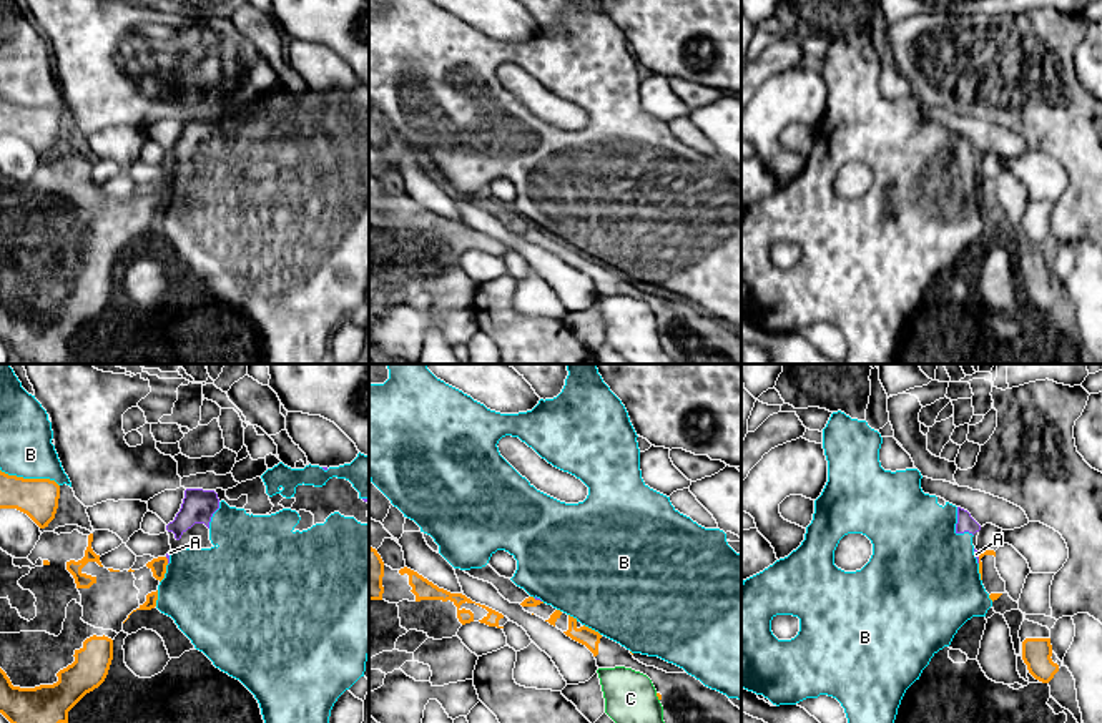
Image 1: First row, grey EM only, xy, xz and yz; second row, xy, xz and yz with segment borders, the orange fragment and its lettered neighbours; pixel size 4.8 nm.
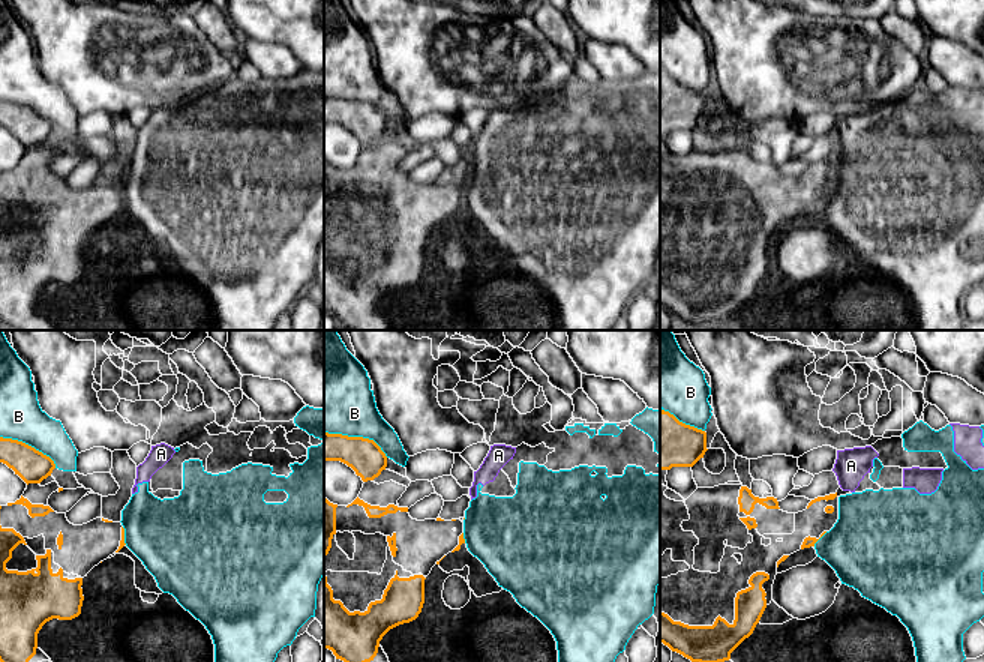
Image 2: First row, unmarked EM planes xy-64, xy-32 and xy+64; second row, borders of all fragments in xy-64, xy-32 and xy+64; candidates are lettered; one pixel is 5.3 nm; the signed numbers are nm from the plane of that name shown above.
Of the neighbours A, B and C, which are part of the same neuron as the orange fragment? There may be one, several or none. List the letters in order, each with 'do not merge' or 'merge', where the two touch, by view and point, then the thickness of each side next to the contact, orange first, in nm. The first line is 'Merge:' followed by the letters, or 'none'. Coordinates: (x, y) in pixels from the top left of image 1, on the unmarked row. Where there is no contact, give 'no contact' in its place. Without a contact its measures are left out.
Merge: none
A: do not merge; meets orange in yz at (979, 186); 30 nm thick on the orange side, 20 nm on the other
B: do not merge; meets orange in xy at (30, 107); 190 nm thick on the orange side, 260 nm on the other
C: do not merge; meets orange in xz at (657, 323); 20 nm thick on the orange side, 260 nm on the other

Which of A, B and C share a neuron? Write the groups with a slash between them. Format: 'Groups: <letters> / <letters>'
Groups: A B / C

